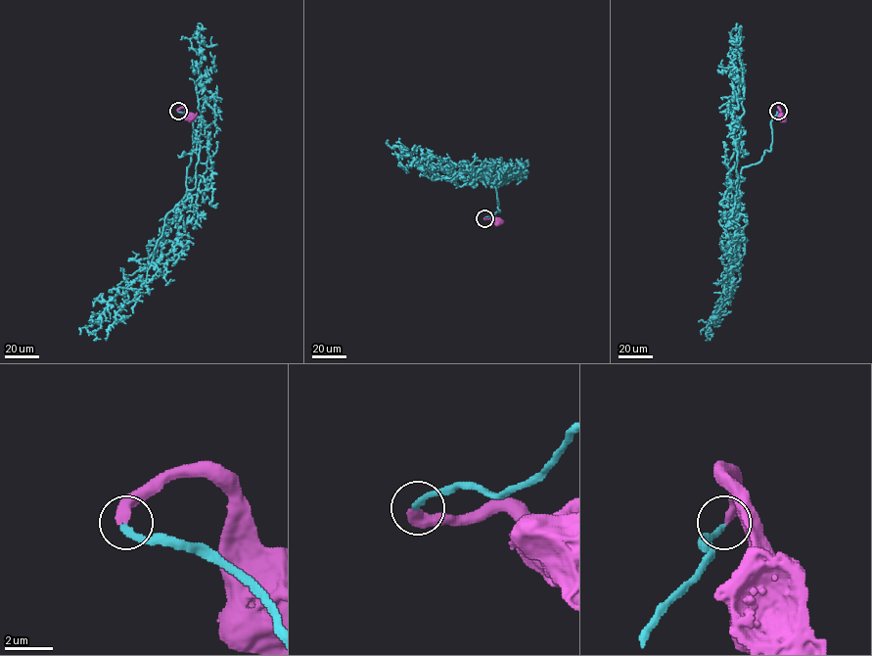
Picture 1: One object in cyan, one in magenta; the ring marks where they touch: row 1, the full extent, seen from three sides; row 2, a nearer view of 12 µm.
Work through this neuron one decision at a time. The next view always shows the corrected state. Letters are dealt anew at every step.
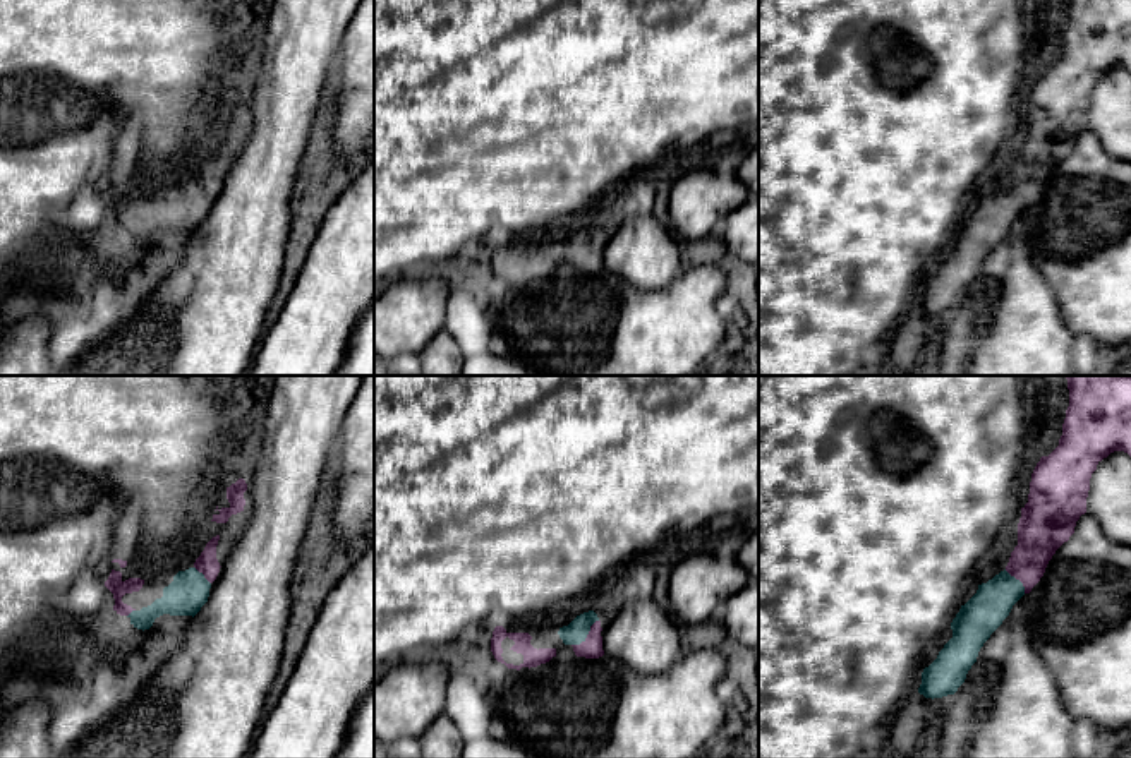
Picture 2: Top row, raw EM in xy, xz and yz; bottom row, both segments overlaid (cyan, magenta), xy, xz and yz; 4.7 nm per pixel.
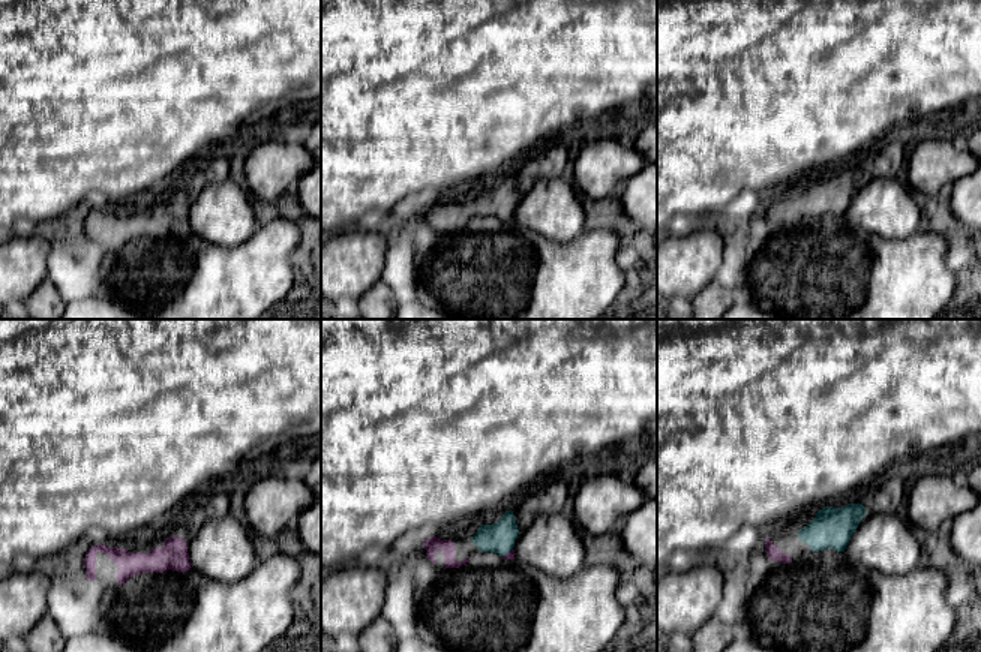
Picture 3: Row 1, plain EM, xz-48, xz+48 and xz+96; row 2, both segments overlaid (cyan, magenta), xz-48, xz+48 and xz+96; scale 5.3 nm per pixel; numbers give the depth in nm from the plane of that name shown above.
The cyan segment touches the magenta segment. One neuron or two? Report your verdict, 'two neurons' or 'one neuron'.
one neuron

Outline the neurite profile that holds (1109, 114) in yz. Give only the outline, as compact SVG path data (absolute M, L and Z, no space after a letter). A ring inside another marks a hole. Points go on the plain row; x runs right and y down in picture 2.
M1114 67L1102 77L1090 94L1086 129L1104 149L1119 159L1131 161L1131 72Z

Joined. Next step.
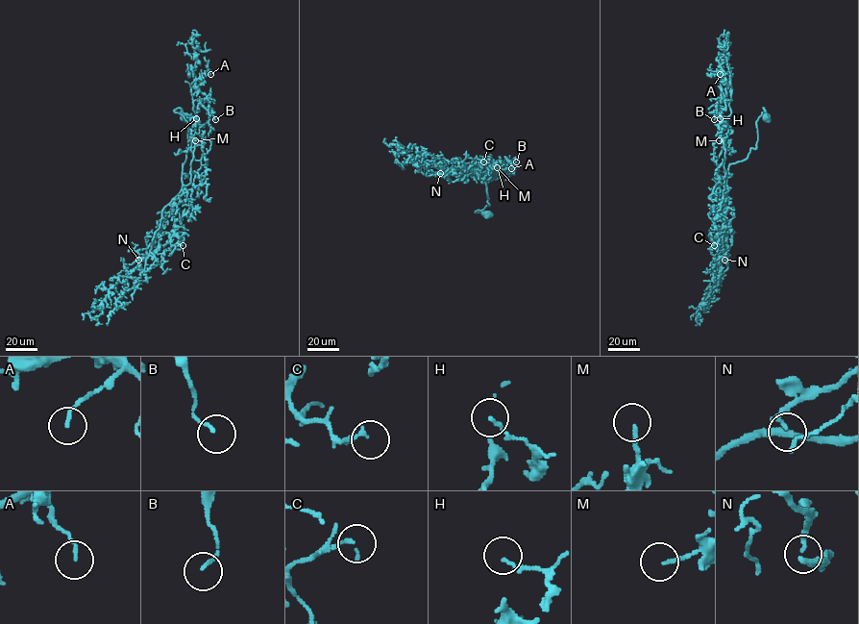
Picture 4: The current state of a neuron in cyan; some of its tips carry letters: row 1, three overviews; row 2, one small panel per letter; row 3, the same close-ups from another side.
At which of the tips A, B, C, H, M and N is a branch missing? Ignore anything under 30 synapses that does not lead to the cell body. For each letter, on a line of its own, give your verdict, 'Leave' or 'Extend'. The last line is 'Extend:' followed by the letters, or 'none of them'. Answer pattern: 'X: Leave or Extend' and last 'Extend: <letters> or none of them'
A: Leave
B: Leave
C: Leave
H: Leave
M: Leave
N: Extend
Extend: N

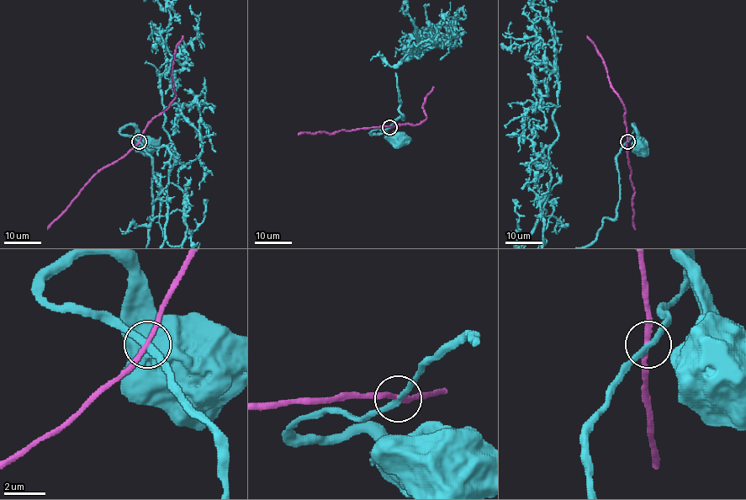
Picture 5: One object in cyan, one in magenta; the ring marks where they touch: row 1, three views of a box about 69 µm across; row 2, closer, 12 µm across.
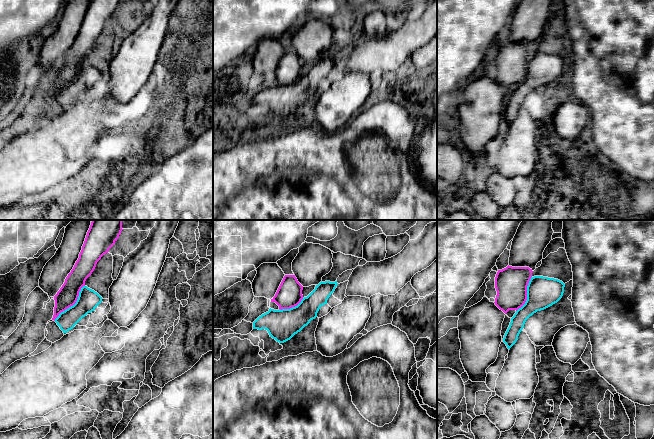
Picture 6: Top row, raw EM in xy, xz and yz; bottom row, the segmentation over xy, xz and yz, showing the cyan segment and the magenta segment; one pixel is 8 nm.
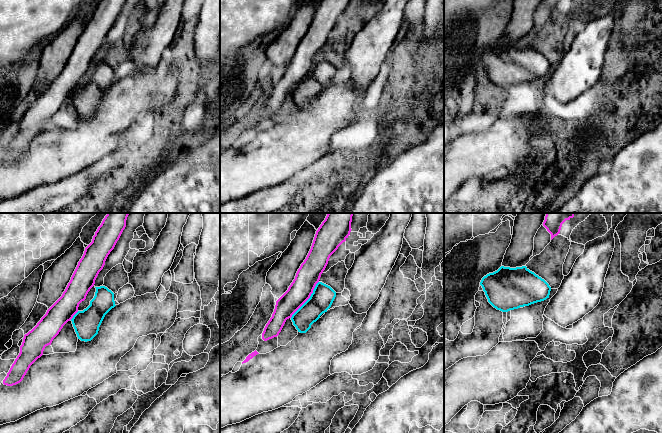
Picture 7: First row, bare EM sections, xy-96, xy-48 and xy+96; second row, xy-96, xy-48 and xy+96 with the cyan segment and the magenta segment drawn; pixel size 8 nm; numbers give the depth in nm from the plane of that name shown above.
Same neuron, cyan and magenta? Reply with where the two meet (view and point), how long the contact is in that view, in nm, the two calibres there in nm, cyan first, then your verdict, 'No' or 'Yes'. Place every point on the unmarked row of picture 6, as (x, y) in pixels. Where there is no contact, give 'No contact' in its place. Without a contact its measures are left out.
Touches cyan at xy (73, 81). Shared border 380 nm. Thickness 170 nm (cyan) against 160 nm. No

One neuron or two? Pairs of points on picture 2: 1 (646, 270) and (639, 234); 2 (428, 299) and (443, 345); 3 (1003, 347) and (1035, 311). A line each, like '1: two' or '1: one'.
1: one
2: two
3: one

